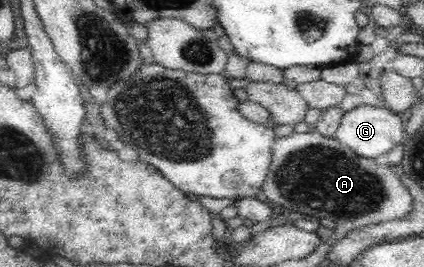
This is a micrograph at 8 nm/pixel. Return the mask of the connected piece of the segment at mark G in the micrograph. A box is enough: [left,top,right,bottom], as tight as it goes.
[335,104,407,158]

